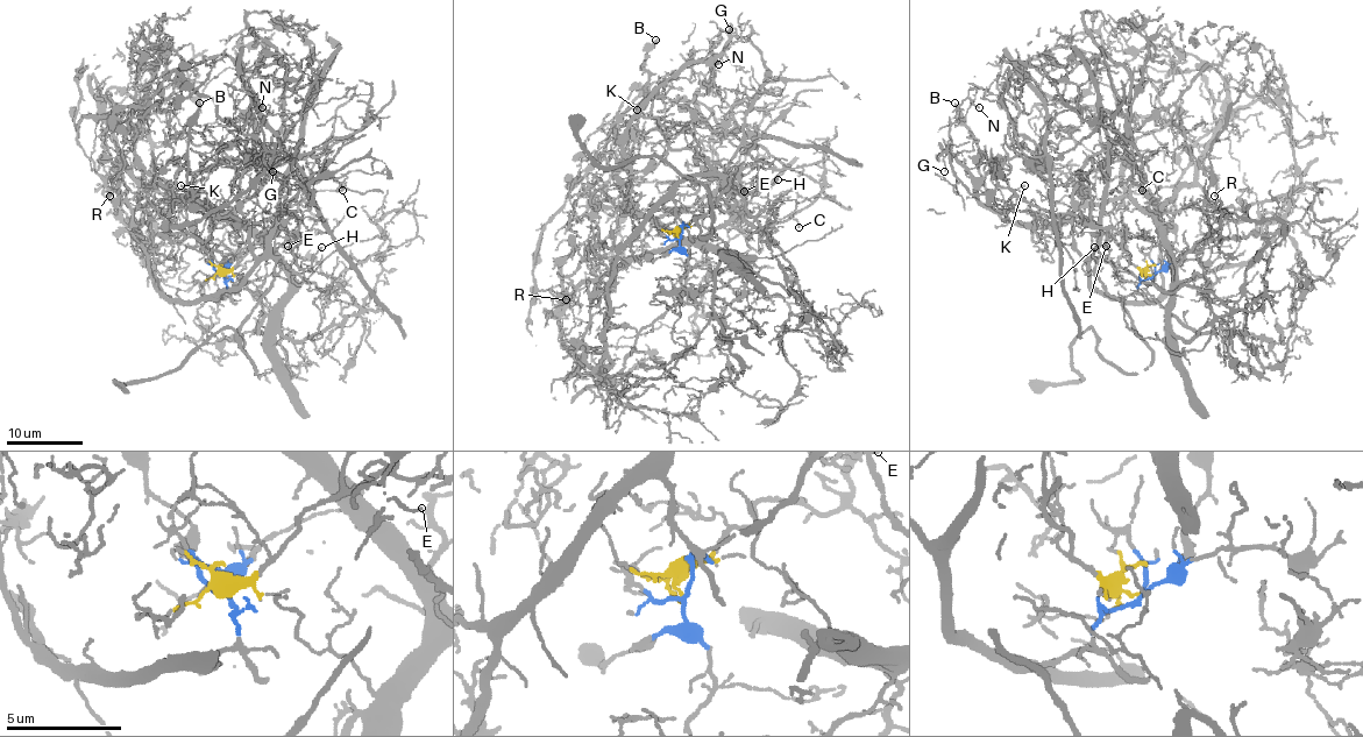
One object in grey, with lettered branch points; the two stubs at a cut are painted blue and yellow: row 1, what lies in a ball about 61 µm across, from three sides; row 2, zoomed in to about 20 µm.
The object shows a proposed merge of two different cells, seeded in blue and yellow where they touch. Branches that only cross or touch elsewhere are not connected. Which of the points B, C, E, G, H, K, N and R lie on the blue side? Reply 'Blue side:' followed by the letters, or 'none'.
Blue side: B, H, K, R

